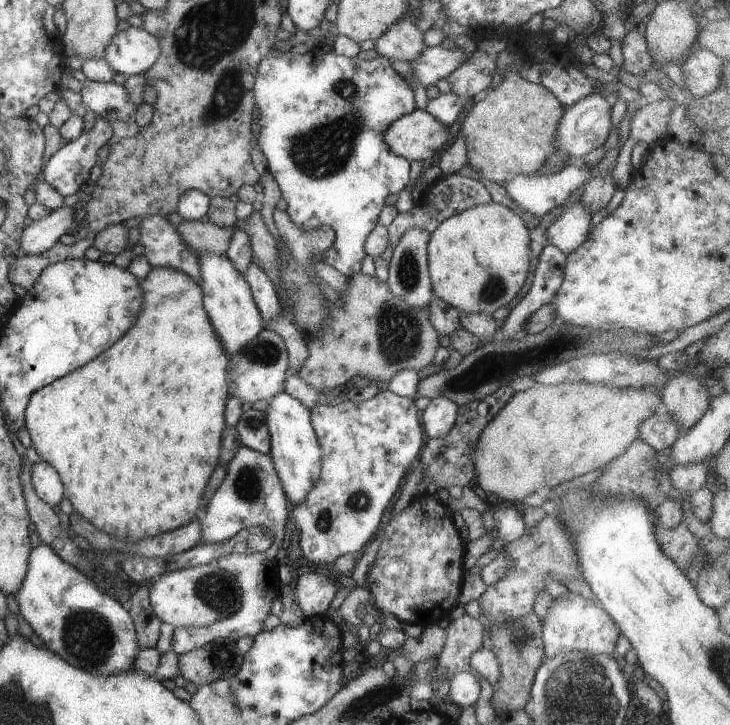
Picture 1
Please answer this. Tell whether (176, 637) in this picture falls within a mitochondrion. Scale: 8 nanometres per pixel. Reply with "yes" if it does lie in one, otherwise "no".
no

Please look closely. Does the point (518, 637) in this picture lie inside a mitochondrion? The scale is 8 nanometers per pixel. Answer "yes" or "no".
yes

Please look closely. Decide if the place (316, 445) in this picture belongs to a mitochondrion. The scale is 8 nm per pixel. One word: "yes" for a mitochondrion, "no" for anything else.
no

